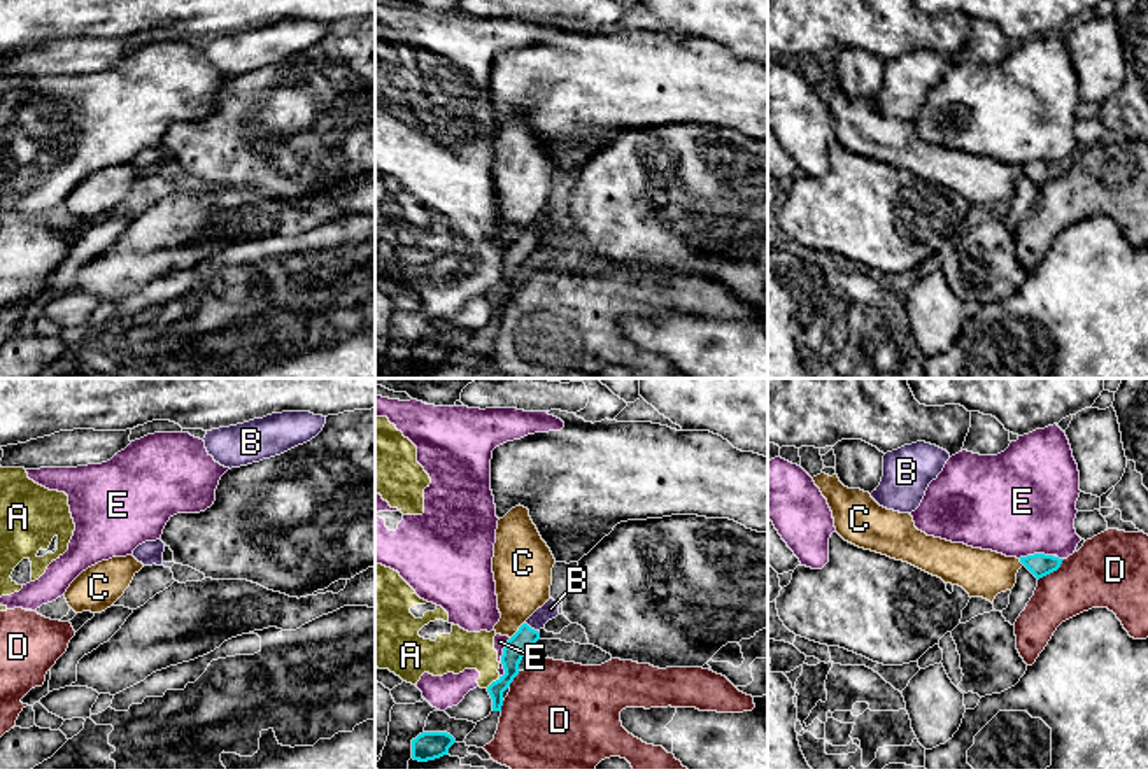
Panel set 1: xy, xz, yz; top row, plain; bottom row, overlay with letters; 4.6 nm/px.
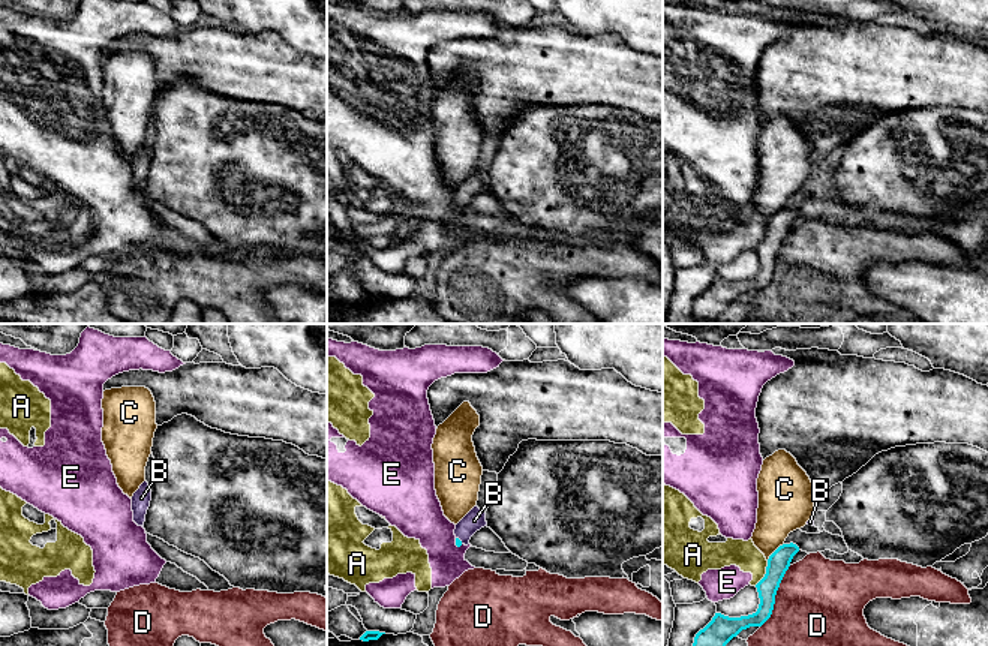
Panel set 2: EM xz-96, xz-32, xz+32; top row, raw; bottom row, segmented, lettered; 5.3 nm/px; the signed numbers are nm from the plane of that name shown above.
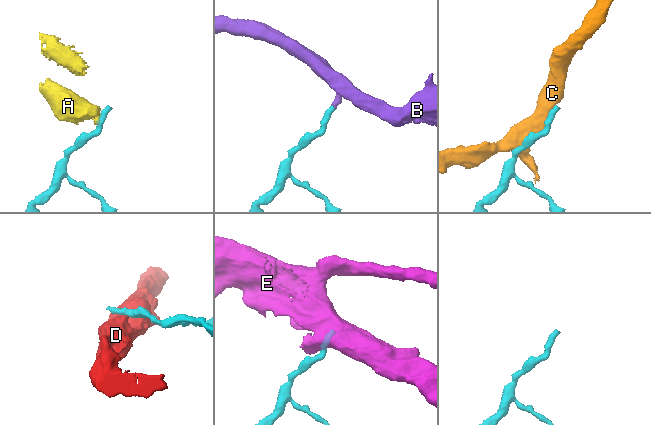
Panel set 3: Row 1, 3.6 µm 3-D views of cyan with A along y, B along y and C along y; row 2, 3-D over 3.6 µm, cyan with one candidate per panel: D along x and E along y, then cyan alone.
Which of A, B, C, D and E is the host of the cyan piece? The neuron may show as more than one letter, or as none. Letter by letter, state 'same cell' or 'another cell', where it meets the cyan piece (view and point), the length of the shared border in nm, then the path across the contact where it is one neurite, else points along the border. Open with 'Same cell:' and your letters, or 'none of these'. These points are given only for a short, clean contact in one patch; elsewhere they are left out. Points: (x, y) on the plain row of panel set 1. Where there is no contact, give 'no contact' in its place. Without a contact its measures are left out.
Same cell: B
A: another cell | xz (493, 289) | 90 nm | along xz (500, 284), (486, 295)
B: same cell | xz (530, 235) | 90 nm | across xz (516, 254), (530, 235), (551, 216)
C: another cell | xz (517, 239) | 100 nm
D: another cell | yz (1052, 179) | 160 nm
E: another cell | xz (502, 265) | 190 nm | along xz (510, 246), (503, 256), (503, 281), (500, 284)

